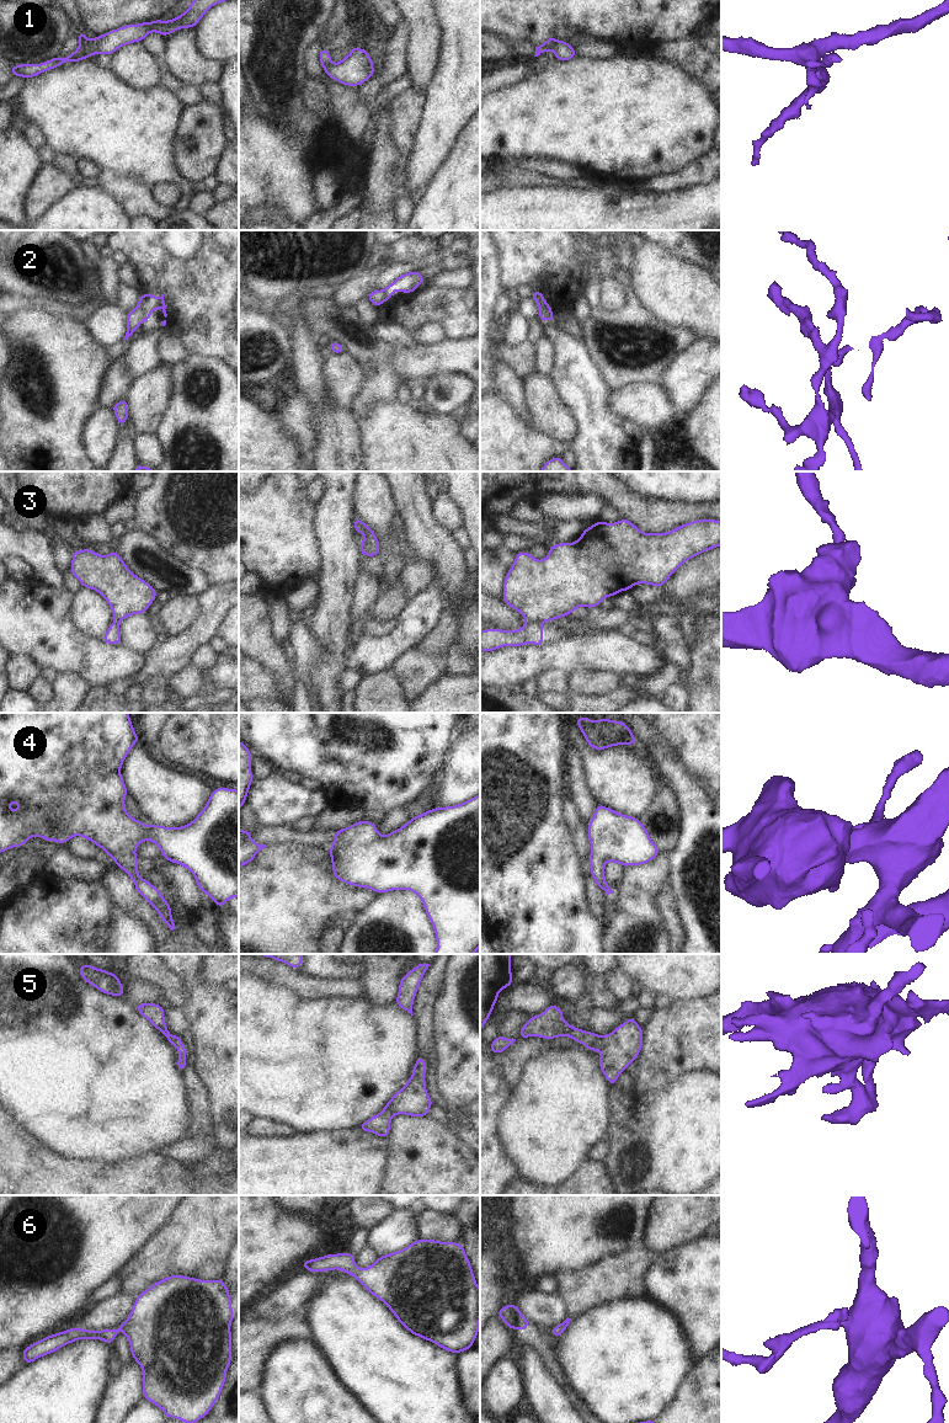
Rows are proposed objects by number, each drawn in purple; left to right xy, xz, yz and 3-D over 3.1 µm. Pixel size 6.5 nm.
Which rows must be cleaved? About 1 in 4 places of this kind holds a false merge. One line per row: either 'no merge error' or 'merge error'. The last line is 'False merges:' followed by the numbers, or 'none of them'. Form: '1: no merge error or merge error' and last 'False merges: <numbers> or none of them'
1: merge error
2: merge error
3: merge error
4: no merge error
5: no merge error
6: no merge error
False merges: 1, 2, 3

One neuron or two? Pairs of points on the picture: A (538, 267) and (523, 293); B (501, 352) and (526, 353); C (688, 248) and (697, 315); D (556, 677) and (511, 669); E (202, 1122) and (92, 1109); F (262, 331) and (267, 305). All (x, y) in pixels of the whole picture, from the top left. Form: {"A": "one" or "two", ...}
{"A": "two", "B": "one", "C": "two", "D": "two", "E": "two", "F": "two"}

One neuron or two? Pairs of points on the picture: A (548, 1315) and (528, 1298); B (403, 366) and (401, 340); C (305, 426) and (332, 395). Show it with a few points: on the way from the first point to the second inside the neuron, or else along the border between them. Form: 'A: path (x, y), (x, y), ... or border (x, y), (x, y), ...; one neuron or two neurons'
A: path (543, 1310), (533, 1302); one neuron
B: border (414, 344), (406, 347), (395, 347); two neurons
C: path (305, 417), (318, 404), (324, 401); one neuron

